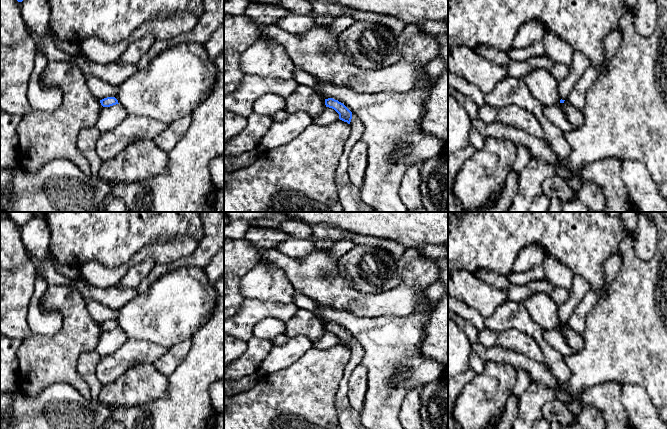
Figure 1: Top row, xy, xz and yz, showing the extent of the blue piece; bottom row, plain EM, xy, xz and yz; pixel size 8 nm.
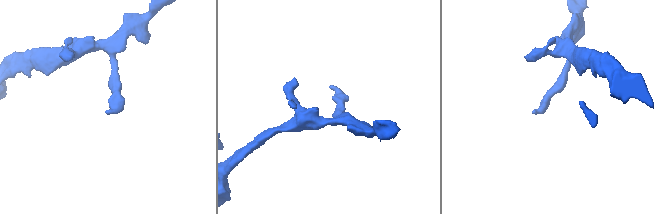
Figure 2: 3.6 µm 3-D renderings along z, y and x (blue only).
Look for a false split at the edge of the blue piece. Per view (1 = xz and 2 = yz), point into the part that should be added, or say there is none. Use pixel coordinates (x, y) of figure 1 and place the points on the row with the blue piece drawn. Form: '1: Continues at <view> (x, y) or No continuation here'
1: No continuation here
2: No continuation here

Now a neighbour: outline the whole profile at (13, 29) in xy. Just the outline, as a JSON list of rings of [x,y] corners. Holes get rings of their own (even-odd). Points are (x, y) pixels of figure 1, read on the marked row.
[[[0,0],[0,44],[10,46],[26,40],[29,35],[21,16],[20,2]]]

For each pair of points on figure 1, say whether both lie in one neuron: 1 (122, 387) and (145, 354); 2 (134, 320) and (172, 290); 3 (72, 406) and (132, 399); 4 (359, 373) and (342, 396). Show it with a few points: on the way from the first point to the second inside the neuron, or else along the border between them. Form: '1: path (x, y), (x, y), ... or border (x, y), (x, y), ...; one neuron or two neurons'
1: border (152, 363), (138, 363), (118, 377); two neurons
2: path (143, 314), (146, 311), (151, 311), (163, 299); one neuron
3: border (96, 399), (114, 407); two neurons
4: border (358, 366), (349, 378), (348, 401), (354, 410); two neurons

